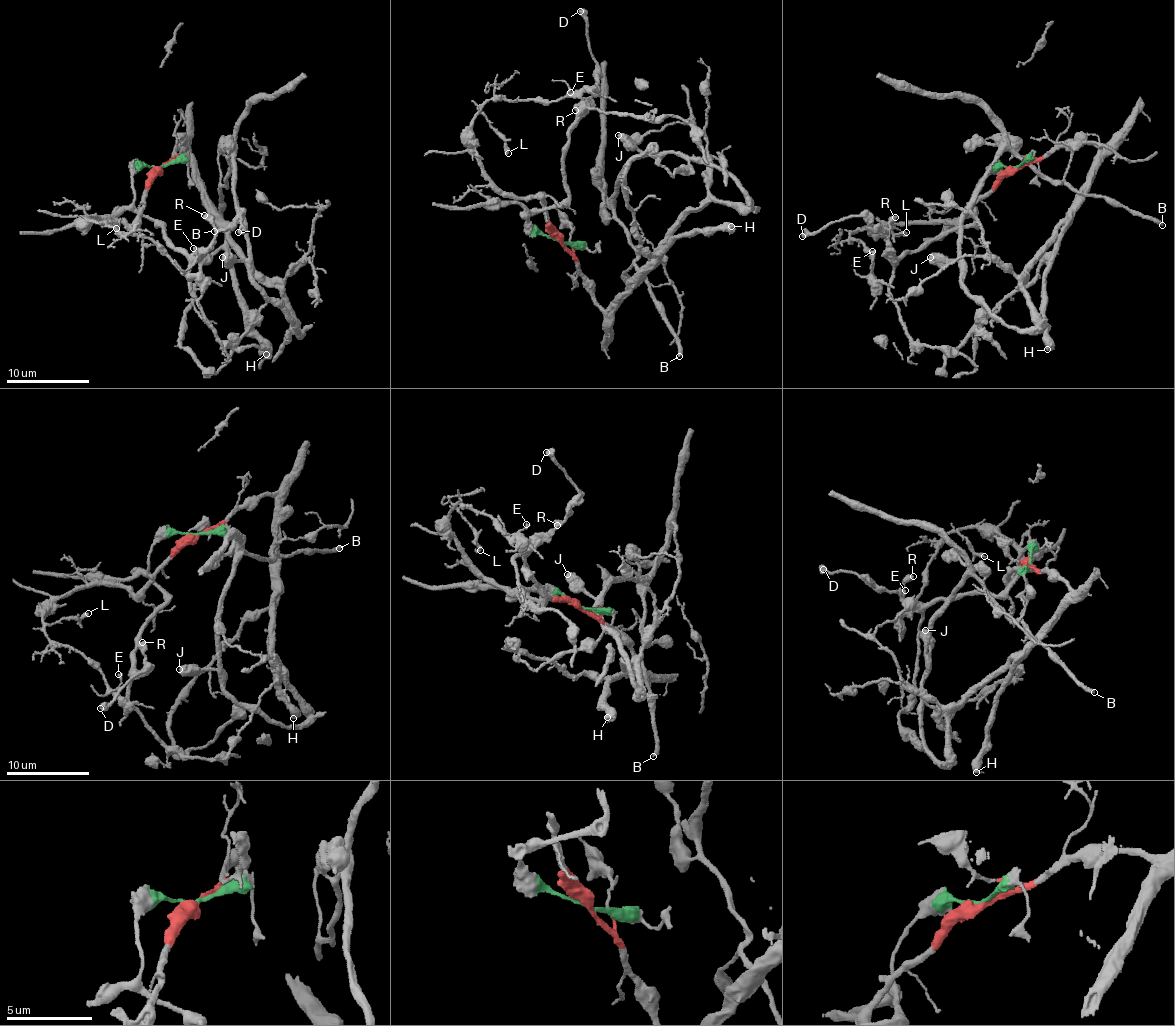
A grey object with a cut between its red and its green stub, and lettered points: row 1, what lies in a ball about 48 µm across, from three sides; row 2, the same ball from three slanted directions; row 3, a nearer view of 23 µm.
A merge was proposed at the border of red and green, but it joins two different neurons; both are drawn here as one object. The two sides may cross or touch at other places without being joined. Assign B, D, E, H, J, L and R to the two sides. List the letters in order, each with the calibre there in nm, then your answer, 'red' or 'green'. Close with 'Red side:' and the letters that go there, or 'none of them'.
B: 320 nm | red
D: 550 nm | green
E: 180 nm | red
H: 600 nm | red
J: 750 nm | red
L: 280 nm | red
R: 600 nm | green
Red side: B, E, H, J, L

